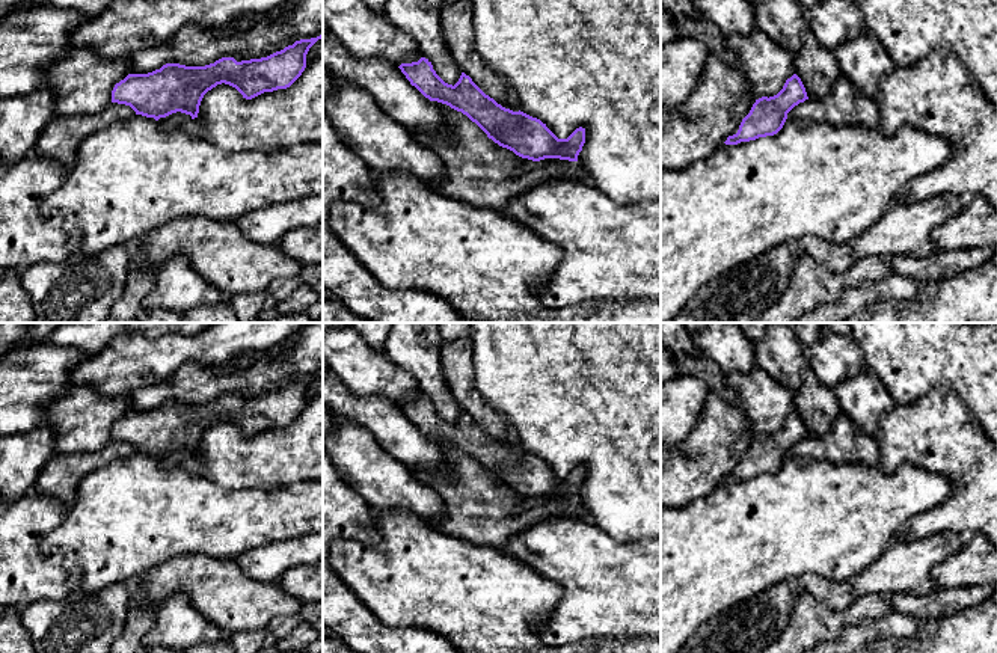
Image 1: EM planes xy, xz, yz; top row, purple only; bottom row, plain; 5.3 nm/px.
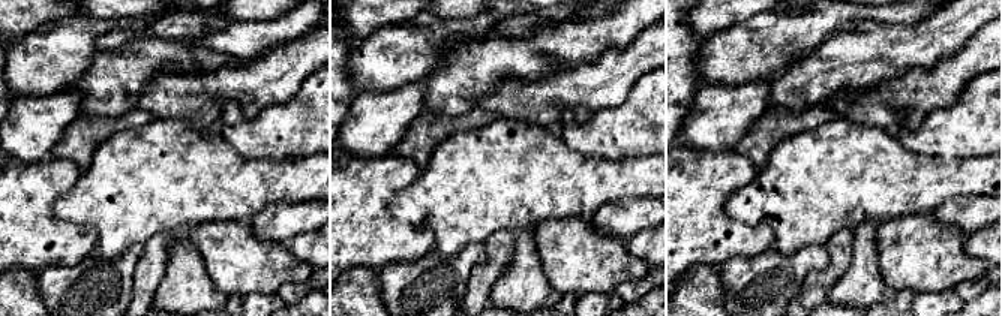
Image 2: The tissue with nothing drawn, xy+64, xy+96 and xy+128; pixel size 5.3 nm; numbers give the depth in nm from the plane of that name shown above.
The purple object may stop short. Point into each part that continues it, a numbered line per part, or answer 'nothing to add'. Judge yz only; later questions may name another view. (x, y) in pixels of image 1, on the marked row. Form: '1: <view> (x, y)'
nothing to add

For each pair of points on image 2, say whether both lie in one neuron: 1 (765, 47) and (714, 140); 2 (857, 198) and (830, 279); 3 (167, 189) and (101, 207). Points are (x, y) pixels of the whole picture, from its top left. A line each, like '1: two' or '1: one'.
1: two
2: two
3: one

